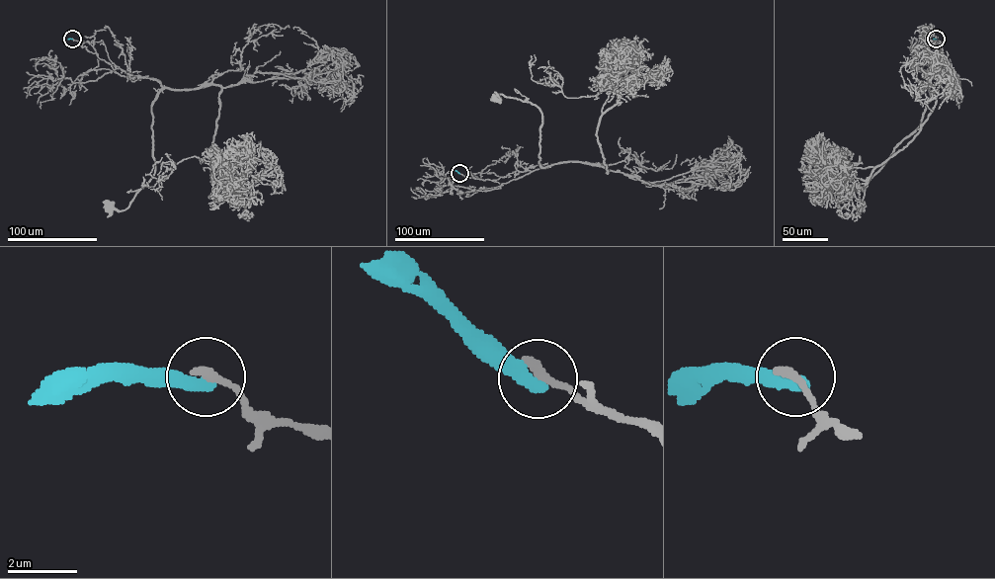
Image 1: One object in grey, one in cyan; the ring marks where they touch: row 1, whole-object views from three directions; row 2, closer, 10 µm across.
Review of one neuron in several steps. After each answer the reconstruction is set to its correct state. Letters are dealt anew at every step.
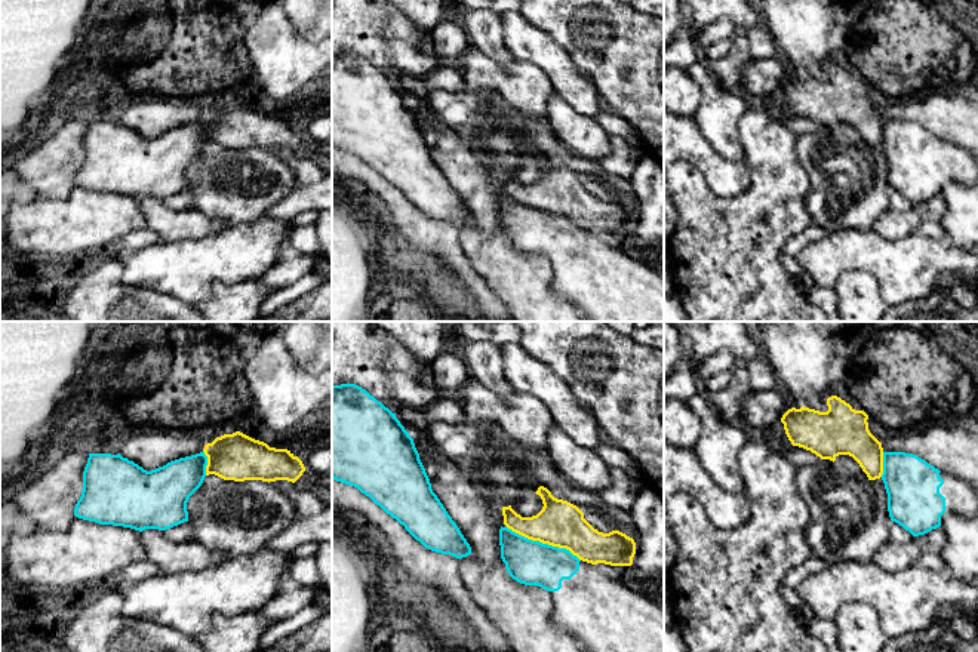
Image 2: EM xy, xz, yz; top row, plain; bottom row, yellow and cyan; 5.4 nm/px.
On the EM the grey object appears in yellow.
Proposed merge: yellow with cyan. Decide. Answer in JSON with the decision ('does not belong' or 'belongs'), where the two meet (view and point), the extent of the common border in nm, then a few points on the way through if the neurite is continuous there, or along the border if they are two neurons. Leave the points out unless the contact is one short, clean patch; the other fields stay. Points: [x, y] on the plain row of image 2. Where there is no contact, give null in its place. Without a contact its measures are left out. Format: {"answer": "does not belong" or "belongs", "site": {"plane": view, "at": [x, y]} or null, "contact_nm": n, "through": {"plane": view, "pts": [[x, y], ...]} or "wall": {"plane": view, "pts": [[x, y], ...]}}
{"answer": "does not belong", "site": {"plane": "xz", "at": [543, 211]}, "contact_nm": 460}

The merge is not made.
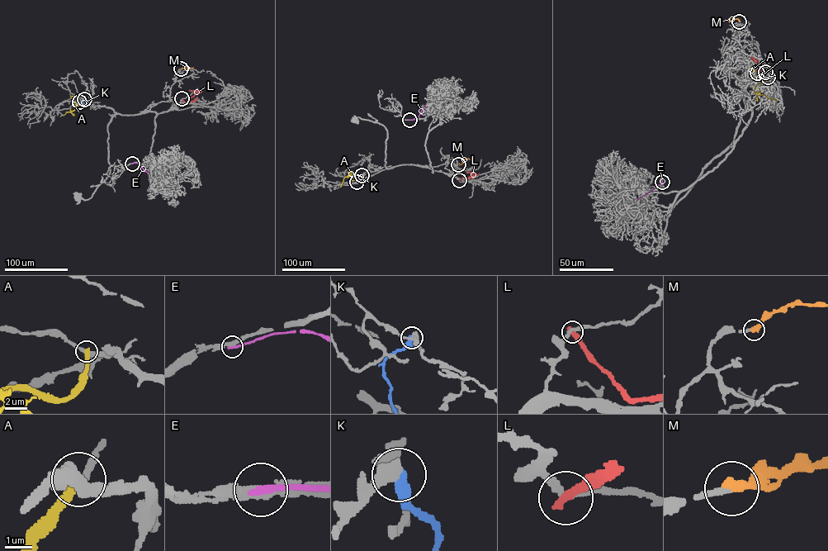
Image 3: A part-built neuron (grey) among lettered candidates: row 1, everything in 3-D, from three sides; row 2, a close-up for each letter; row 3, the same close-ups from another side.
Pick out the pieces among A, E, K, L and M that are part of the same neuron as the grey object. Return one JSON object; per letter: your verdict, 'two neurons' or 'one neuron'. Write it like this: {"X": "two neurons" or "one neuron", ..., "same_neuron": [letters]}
{"A": "two neurons", "E": "two neurons", "K": "two neurons", "L": "two neurons", "M": "one neuron", "same_neuron": ["M"]}

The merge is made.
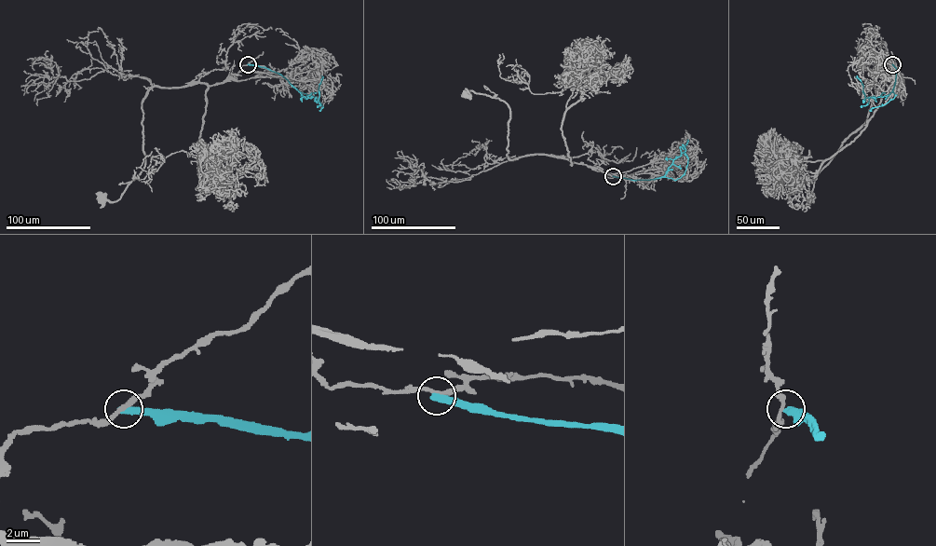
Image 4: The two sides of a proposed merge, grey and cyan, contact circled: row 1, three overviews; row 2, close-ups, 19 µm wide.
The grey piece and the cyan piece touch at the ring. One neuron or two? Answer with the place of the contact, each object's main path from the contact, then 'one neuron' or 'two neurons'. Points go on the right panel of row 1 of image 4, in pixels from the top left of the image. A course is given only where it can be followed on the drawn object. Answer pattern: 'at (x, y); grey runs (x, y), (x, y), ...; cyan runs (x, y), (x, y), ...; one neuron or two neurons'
at (892, 64); grey runs (892, 64), (883, 81), (870, 87), (874, 87), (875, 98), (867, 120), (818, 173), (808, 198); cyan runs (892, 64), (896, 68), (893, 90), (883, 97), (865, 98), (863, 102), (862, 86), (857, 75); two neurons

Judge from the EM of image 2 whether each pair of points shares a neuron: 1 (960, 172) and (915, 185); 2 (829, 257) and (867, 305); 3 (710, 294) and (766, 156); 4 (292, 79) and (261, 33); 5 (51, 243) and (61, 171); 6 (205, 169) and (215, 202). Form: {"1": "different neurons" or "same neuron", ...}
{"1": "same neuron", "2": "different neurons", "3": "same neuron", "4": "same neuron", "5": "different neurons", "6": "same neuron"}

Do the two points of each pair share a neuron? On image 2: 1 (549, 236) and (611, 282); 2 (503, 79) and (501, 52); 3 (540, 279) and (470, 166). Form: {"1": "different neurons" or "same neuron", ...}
{"1": "same neuron", "2": "different neurons", "3": "same neuron"}

